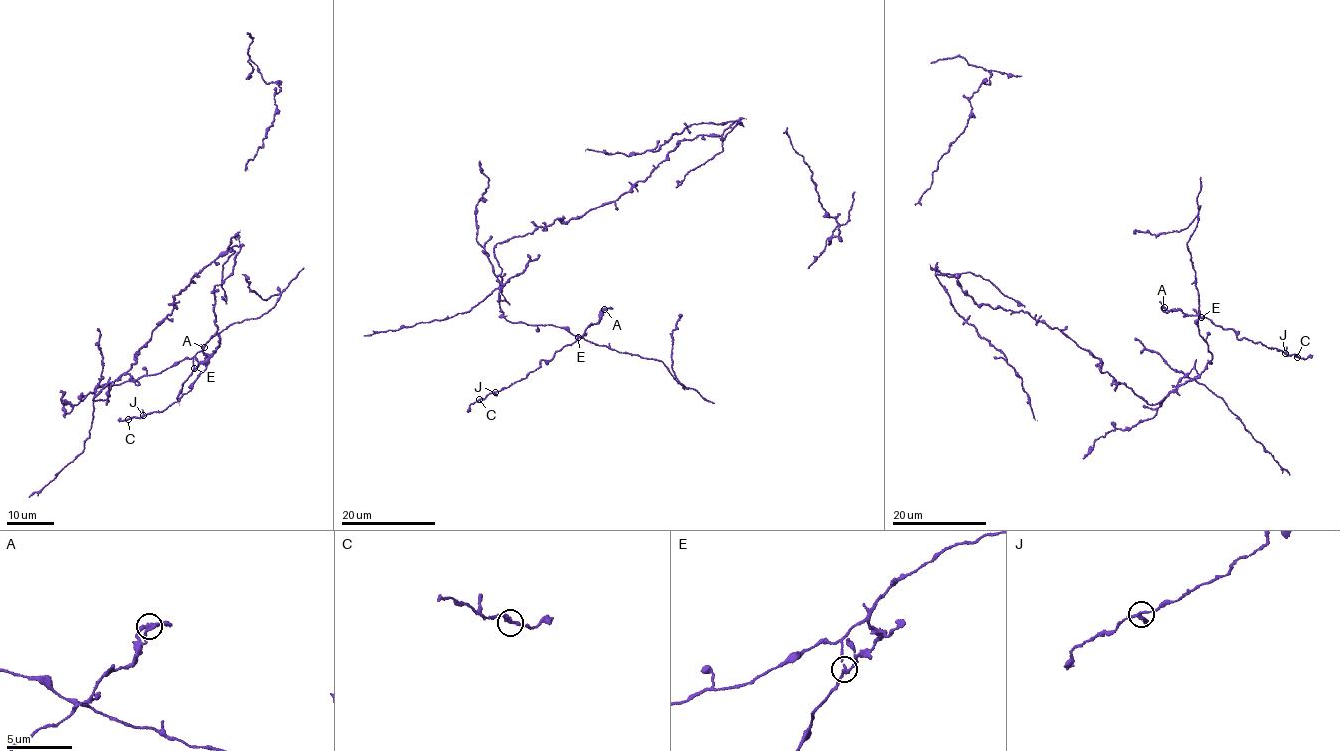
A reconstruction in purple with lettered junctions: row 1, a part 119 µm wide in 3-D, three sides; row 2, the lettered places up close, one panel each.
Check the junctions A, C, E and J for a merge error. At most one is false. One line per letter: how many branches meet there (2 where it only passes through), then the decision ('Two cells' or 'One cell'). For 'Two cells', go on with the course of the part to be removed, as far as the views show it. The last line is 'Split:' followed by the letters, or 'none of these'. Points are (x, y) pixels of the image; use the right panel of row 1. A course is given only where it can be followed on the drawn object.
A: Branches: 2. One cell
C: Branches: 2. One cell
E: Branches: 3. Two cells
J: Branches: 3. One cell
Split: E

